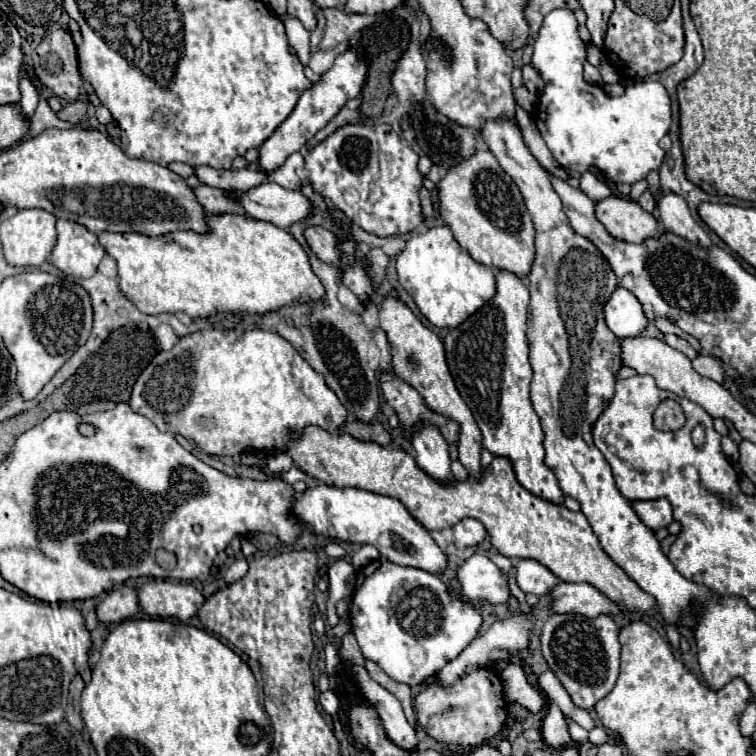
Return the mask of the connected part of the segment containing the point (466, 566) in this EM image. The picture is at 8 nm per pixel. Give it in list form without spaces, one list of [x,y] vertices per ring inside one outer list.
[[[483,554],[469,556],[457,568],[457,580],[461,584],[461,594],[473,604],[501,604],[511,596],[507,580]]]

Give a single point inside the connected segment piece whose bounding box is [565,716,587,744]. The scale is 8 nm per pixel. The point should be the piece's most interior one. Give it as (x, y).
(579, 735)

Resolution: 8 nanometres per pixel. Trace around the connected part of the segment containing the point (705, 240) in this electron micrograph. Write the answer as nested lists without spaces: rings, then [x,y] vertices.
[[[651,172],[647,176],[647,184],[651,194],[657,198],[657,208],[661,212],[661,220],[669,232],[675,232],[677,236],[683,236],[685,240],[691,240],[699,246],[711,246],[711,240],[707,232],[695,222],[695,218],[689,212],[687,202],[683,196],[673,192],[661,192],[659,186],[659,174]]]

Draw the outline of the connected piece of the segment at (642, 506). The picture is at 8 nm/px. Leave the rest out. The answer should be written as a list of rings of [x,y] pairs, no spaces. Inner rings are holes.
[[[665,498],[647,500],[647,502],[633,502],[633,510],[641,518],[641,522],[651,530],[659,530],[659,528],[669,526],[673,522],[671,504]]]

